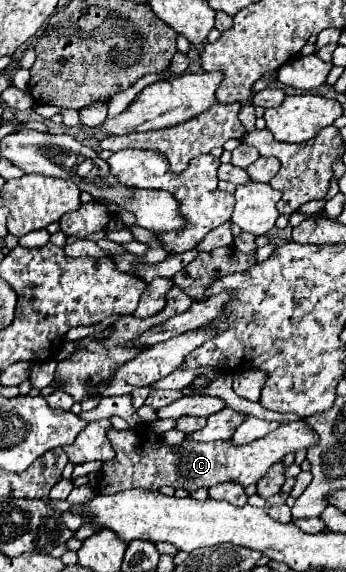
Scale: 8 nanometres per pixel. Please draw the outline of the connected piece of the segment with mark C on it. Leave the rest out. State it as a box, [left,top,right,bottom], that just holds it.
[97,421,319,495]

